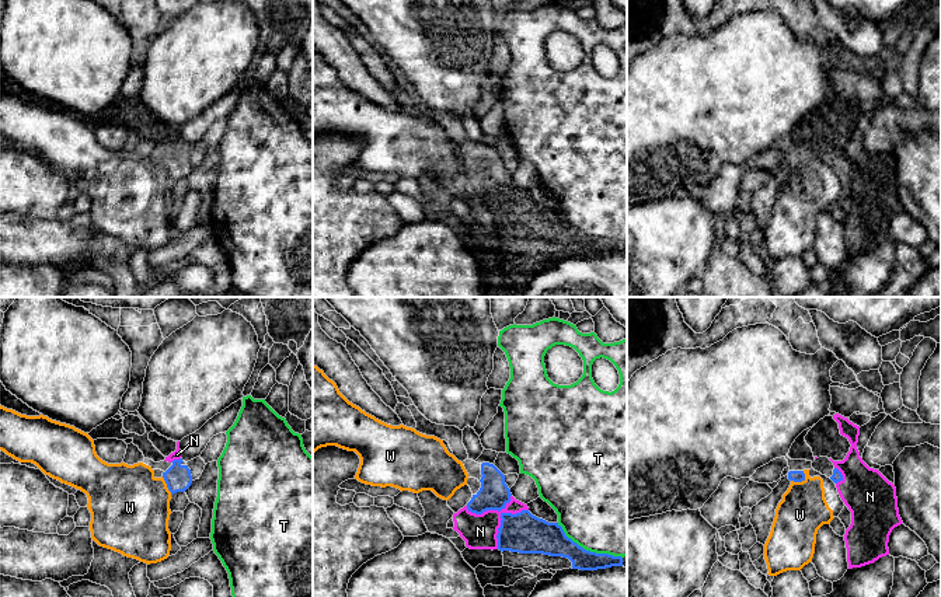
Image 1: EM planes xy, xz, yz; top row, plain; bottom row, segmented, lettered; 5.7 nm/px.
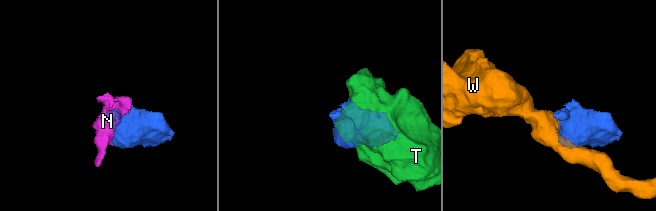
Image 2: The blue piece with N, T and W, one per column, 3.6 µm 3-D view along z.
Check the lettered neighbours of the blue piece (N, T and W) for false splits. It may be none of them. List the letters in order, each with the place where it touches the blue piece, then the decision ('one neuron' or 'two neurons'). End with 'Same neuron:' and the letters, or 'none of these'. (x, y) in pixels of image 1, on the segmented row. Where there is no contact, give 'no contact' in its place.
N: xz (497, 509) | two neurons
T: xz (588, 551) | two neurons
W: yz (801, 481) | two neurons
Same neuron: none of these

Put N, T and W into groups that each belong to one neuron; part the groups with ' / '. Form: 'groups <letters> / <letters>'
groups N / T / W

